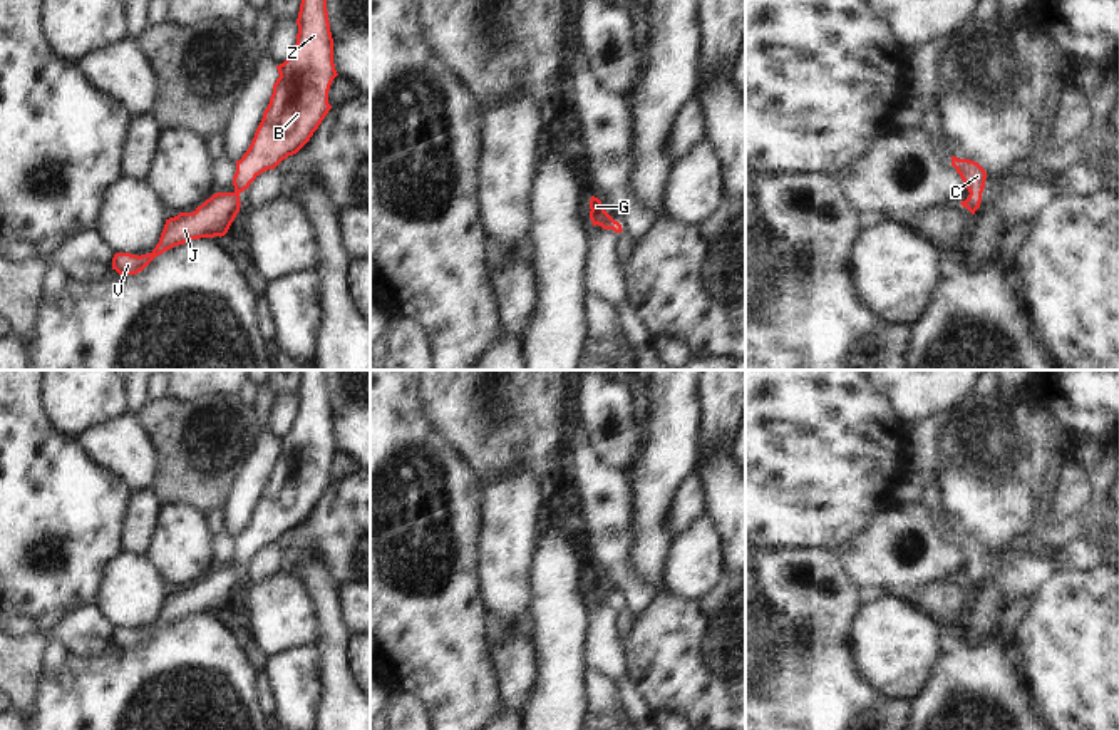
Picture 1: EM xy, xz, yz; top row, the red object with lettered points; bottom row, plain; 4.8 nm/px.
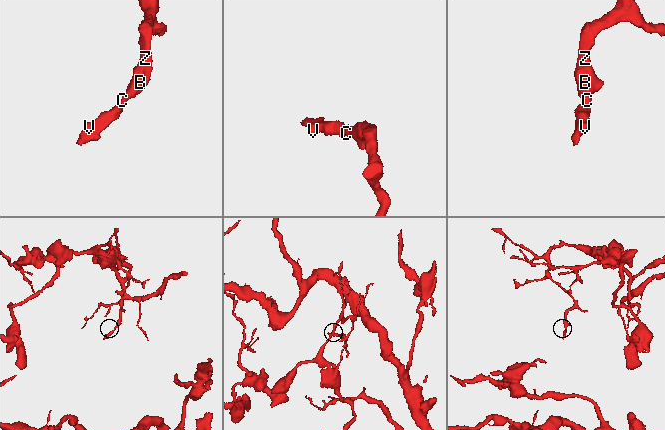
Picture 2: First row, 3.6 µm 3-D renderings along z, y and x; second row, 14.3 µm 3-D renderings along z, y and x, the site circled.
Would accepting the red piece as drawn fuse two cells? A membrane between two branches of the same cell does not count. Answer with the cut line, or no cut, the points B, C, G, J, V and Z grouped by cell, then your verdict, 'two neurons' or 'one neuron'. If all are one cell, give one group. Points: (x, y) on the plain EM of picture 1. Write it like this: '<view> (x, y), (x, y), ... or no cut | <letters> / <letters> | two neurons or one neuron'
no cut | B C G J V Z | one neuron

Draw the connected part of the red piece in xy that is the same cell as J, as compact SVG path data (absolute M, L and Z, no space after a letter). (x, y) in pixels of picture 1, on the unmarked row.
M302 370L300 387L297 393L297 419L290 432L276 440L280 452L273 459L270 479L263 487L263 494L255 512L240 536L233 551L233 568L216 568L198 581L193 588L179 588L166 594L159 618L147 630L116 628L112 645L119 650L137 650L156 631L164 626L184 619L191 614L224 611L240 588L240 569L265 546L275 544L283 534L297 529L318 504L332 481L328 479L328 465L338 450L333 439L333 414L330 407L327 370Z

